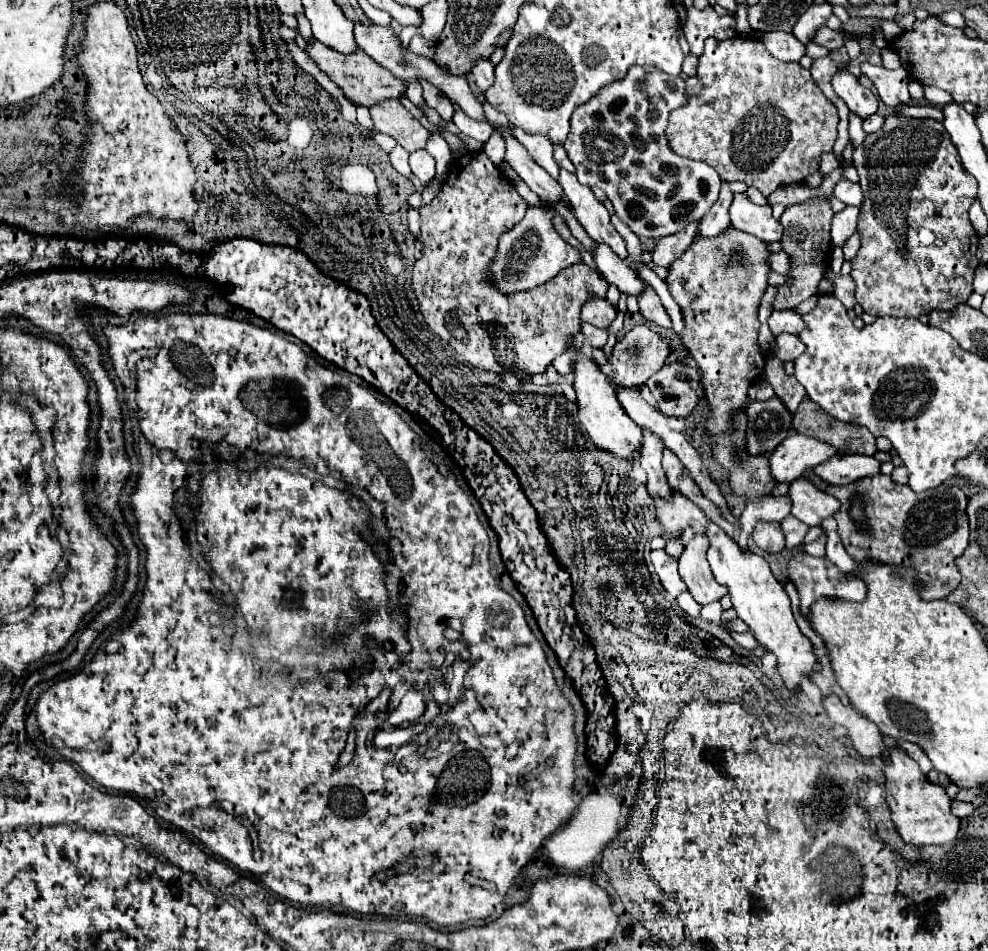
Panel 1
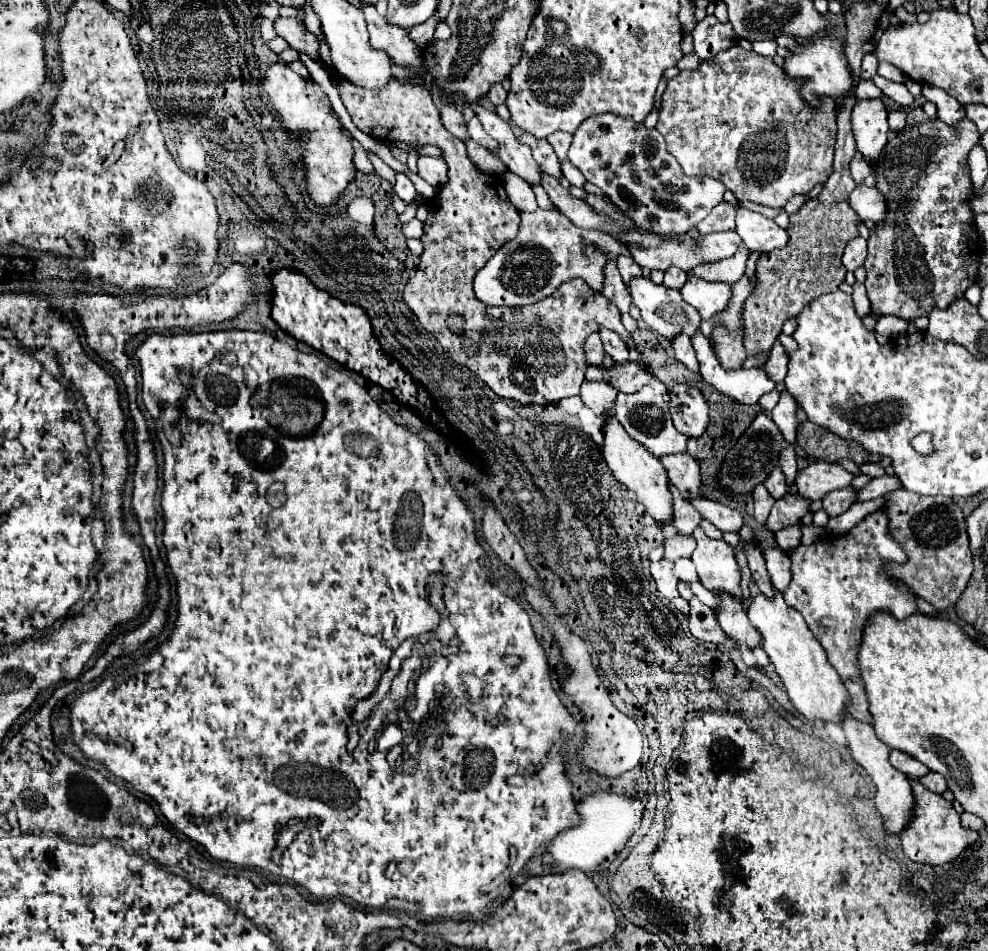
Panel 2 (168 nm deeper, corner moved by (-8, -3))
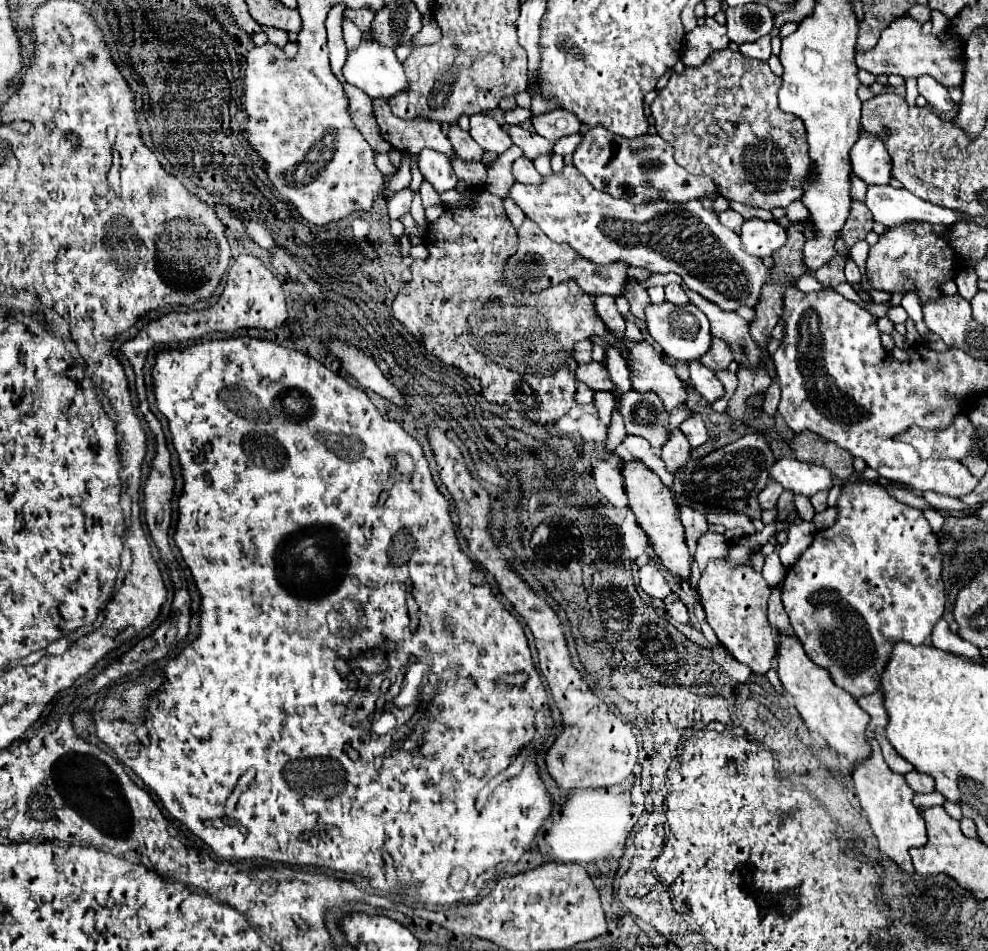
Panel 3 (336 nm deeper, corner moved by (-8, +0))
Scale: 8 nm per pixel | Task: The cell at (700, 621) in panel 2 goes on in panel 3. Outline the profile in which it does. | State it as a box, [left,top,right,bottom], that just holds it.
[666,600,690,624]

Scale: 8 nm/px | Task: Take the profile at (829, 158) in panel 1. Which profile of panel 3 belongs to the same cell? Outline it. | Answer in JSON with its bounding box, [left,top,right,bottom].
[785,200,809,222]

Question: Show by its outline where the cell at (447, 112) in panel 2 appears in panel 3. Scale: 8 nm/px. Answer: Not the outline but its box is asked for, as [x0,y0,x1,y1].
[448,126,484,162]

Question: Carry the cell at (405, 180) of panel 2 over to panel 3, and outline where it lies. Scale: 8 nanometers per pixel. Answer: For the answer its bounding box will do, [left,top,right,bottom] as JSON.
[388,188,412,220]

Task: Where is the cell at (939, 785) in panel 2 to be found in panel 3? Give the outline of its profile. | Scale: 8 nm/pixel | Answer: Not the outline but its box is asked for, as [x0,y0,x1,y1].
[904,772,934,792]

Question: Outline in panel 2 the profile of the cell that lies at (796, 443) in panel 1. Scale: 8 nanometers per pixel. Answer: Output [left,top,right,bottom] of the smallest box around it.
[764,467,790,499]

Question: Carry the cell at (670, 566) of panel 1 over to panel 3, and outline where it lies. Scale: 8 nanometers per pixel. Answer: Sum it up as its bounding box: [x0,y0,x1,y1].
[640,564,672,600]

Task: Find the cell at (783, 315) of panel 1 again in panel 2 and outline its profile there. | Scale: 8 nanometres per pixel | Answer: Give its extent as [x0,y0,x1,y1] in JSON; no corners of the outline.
[764,341,788,383]

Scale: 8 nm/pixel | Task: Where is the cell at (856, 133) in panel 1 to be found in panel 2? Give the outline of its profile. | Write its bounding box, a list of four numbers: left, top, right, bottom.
[852,153,872,185]

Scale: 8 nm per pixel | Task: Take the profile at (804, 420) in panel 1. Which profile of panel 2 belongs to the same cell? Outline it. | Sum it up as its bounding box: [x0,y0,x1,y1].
[796,421,870,465]

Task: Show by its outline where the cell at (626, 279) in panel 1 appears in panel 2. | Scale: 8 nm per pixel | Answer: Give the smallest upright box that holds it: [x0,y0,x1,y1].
[630,277,700,339]

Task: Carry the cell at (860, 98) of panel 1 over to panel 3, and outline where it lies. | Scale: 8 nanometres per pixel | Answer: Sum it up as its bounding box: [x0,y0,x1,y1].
[850,132,892,186]

